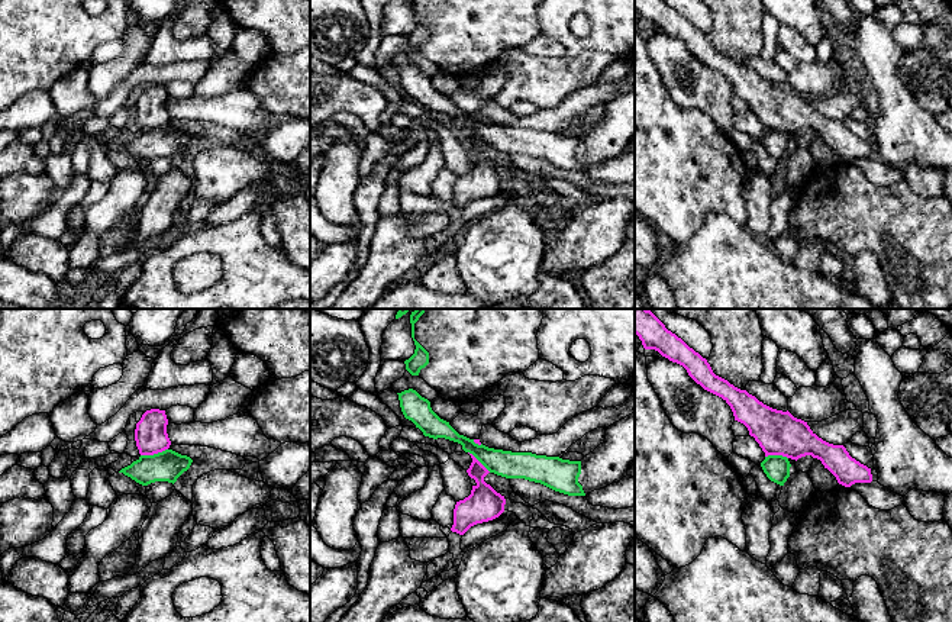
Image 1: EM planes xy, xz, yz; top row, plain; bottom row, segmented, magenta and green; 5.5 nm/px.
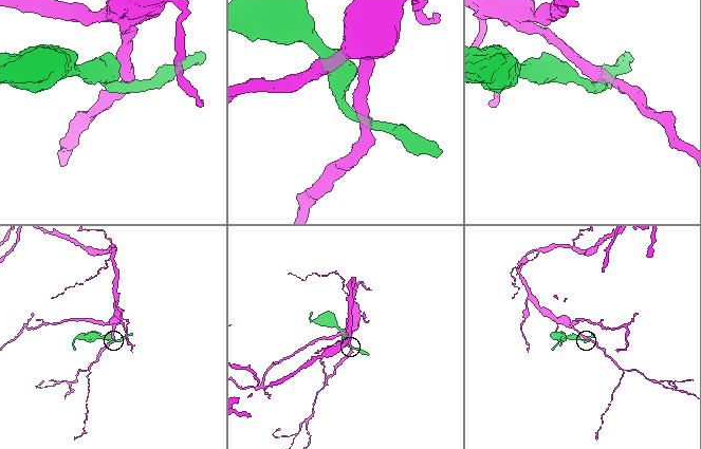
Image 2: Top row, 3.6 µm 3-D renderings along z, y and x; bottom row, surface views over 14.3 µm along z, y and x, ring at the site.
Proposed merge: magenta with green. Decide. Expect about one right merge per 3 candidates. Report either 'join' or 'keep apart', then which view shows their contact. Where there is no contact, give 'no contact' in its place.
keep apart | xy

